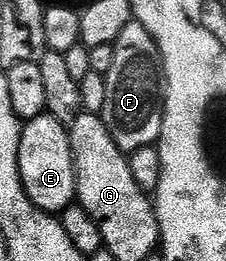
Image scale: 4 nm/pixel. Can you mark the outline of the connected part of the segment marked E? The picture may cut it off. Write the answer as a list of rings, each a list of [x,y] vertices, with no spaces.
[[[40,115],[23,125],[19,144],[19,175],[23,180],[23,190],[27,192],[27,200],[44,213],[62,214],[76,200],[75,161],[71,158],[69,129],[62,120]]]

